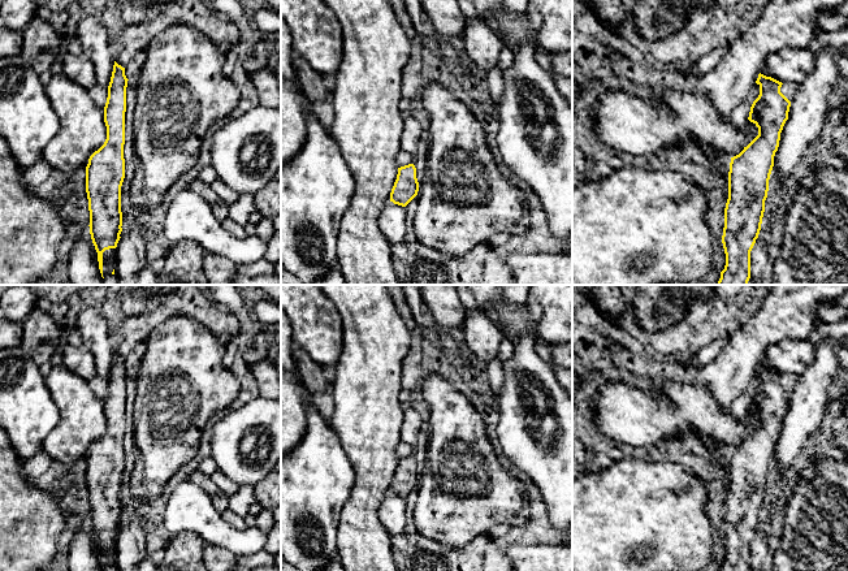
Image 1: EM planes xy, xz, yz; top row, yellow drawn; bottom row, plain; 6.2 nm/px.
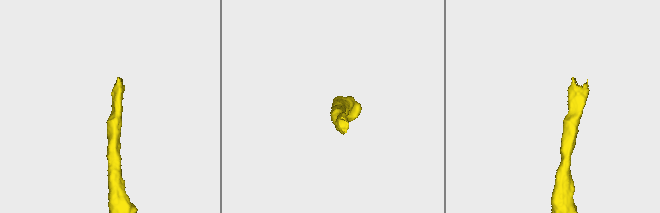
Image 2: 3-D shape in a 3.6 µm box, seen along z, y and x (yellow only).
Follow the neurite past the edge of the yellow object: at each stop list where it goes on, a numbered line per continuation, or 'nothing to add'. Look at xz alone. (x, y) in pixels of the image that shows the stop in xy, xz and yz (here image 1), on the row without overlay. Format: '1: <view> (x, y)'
nothing to add

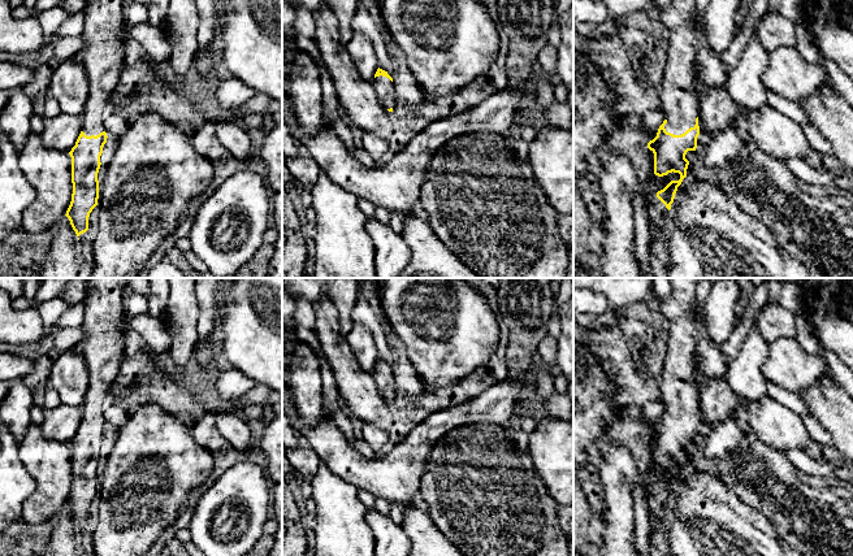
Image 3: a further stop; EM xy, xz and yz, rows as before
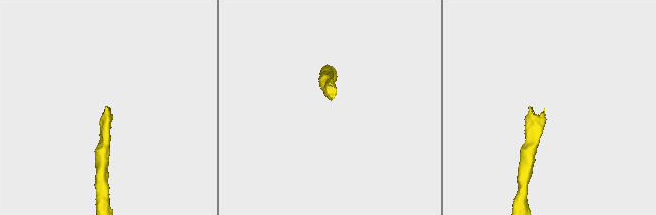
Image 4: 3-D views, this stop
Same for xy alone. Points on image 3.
1: xy (103, 346)

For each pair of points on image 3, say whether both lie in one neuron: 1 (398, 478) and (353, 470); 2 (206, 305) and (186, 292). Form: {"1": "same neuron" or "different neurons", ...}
{"1": "same neuron", "2": "different neurons"}

